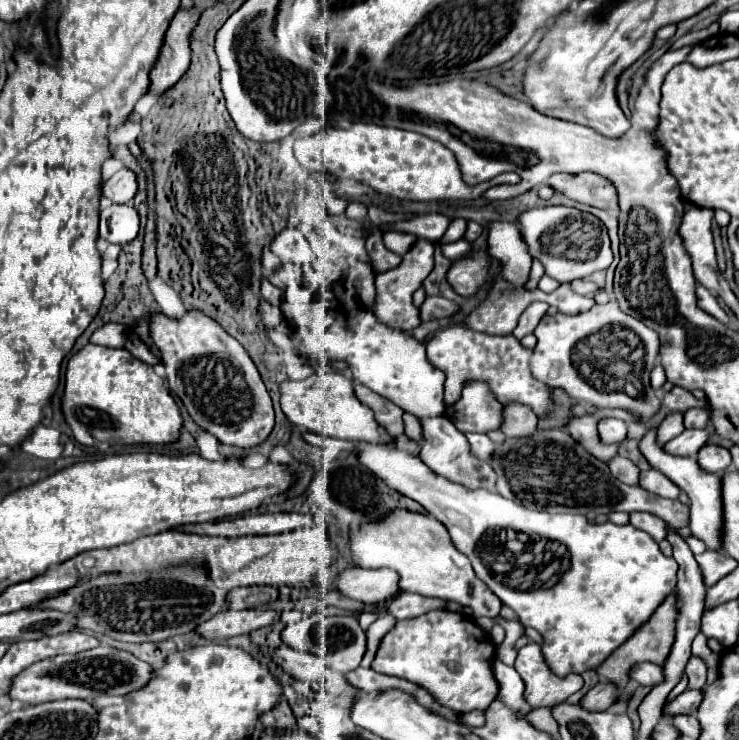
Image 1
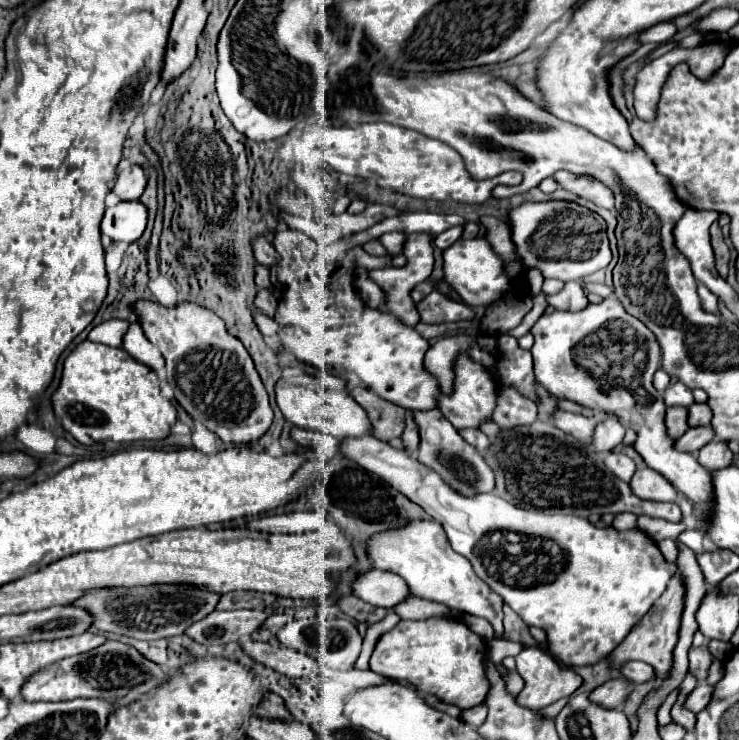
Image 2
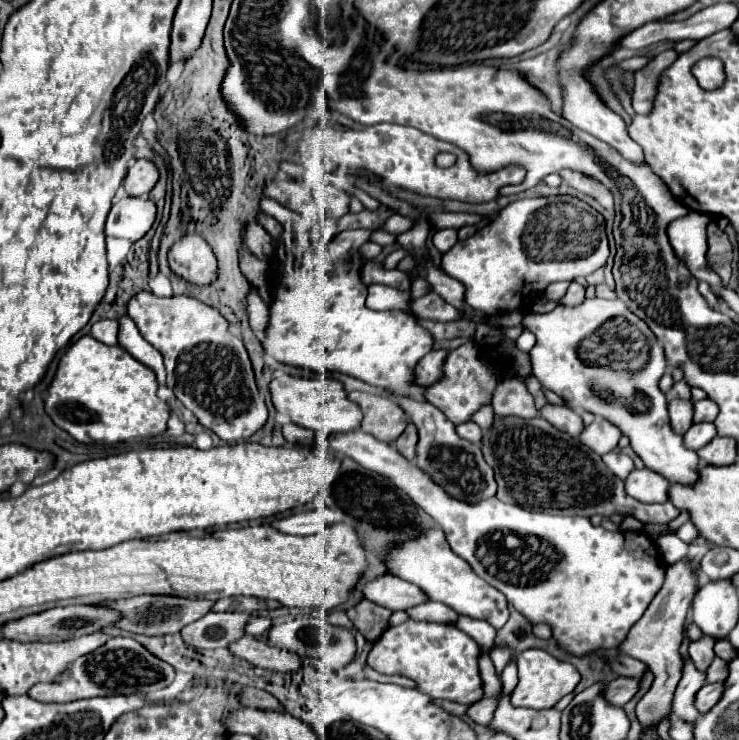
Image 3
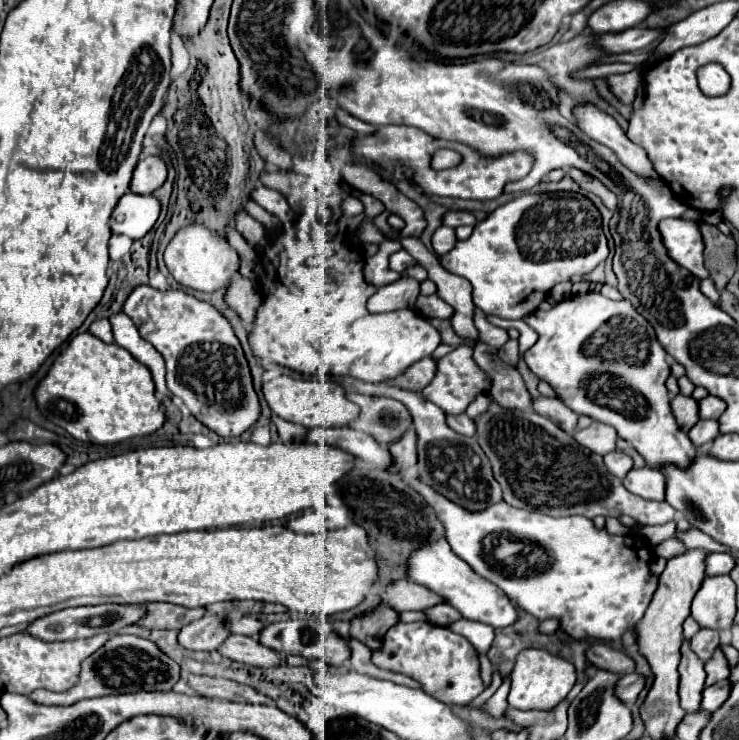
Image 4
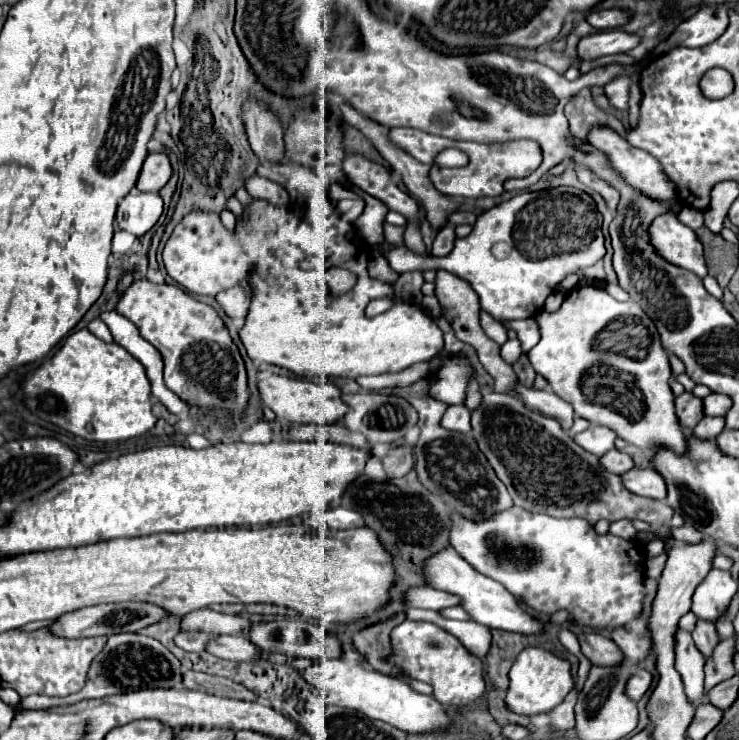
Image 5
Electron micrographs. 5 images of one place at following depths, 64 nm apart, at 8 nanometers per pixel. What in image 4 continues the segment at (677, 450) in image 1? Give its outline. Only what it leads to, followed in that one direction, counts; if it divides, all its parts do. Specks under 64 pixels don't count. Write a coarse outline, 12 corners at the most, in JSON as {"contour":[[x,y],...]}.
{"contour":[[698,420],[688,432],[696,448],[720,434],[718,420]]}

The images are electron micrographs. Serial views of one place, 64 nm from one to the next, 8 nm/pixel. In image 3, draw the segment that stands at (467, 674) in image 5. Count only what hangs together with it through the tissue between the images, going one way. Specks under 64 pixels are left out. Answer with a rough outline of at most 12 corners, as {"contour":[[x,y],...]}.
{"contour":[[454,624],[390,626],[366,662],[436,700],[484,696],[478,644]]}

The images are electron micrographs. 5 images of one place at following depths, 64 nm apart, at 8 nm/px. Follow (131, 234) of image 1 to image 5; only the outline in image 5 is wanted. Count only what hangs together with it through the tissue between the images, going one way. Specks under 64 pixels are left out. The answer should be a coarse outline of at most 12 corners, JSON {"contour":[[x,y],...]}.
{"contour":[[132,190],[118,206],[122,230],[144,236],[162,214],[162,198]]}

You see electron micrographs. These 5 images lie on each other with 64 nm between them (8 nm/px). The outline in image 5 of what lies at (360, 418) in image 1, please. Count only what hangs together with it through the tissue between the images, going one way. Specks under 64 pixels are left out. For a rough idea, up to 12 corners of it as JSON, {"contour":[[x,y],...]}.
{"contour":[[288,376],[258,380],[278,420],[336,424],[340,390]]}

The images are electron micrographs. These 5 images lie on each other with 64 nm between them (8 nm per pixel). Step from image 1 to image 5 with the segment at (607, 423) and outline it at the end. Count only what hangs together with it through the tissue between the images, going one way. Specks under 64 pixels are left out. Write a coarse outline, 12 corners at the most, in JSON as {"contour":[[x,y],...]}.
{"contour":[[592,424],[574,442],[594,456],[612,450],[616,434]]}

